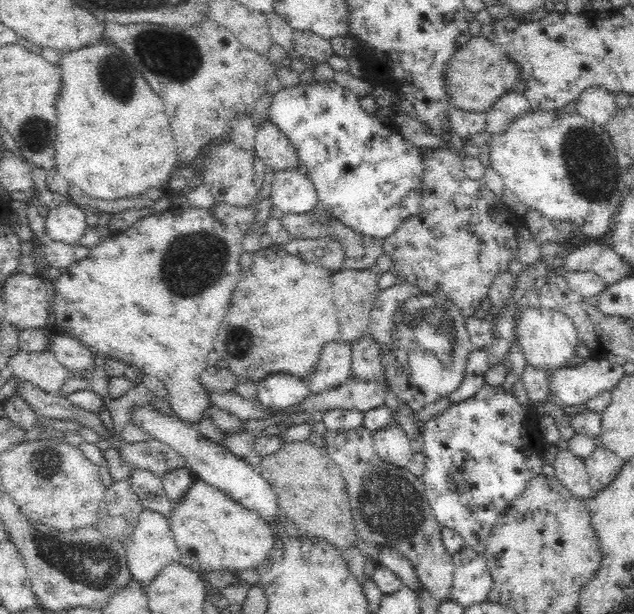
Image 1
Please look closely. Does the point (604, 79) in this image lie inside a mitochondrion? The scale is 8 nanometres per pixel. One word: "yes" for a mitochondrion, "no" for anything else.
no

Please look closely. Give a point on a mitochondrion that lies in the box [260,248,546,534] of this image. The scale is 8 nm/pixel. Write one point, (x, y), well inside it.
(409, 314)

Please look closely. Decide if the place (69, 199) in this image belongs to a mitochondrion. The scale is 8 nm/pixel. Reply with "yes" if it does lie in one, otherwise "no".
no

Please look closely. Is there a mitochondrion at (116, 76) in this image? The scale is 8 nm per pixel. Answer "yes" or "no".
yes

